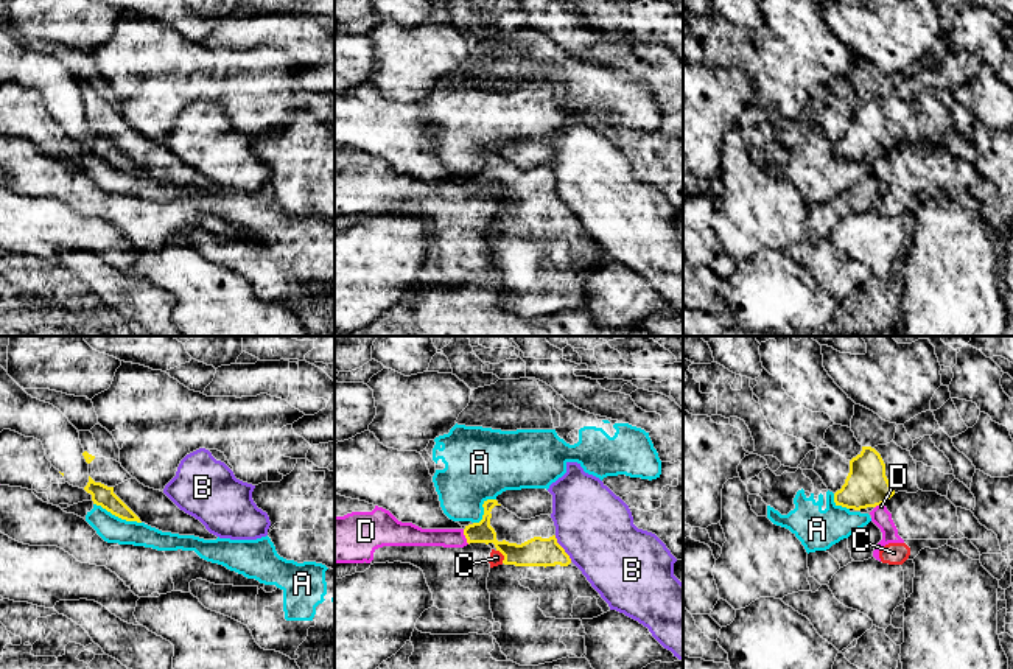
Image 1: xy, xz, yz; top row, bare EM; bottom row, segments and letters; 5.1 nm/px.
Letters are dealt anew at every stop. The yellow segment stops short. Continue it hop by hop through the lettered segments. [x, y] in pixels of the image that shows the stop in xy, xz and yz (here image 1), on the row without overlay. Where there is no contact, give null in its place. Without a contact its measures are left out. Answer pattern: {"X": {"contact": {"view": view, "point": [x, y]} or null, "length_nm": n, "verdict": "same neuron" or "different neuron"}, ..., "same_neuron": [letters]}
{"A": {"contact": {"view": "xy", "point": [117, 167]}, "length_nm": 260, "verdict": "different neuron"}, "B": {"contact": {"view": "xz", "point": [562, 199]}, "length_nm": 160, "verdict": "different neuron"}, "C": {"contact": {"view": "xz", "point": [503, 206]}, "length_nm": 80, "verdict": "different neuron"}, "D": {"contact": {"view": "xz", "point": [466, 189]}, "length_nm": 90, "verdict": "different neuron"}, "same_neuron": []}

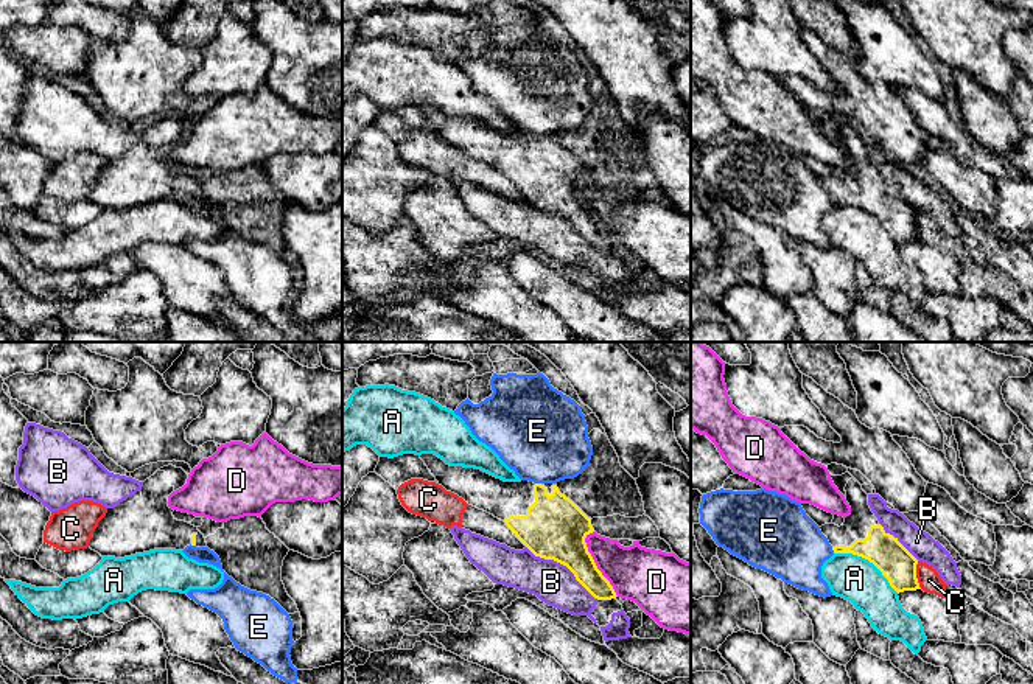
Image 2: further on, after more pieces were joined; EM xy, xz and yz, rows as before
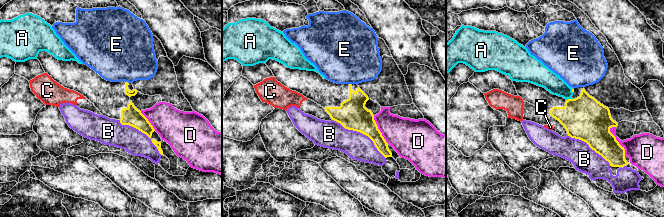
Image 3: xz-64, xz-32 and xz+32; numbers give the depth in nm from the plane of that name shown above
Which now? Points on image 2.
{"A": {"contact": {"view": "yz", "point": [868, 212]}, "length_nm": 400, "verdict": "different neuron"}, "B": {"contact": {"view": "xz", "point": [563, 216]}, "length_nm": 460, "verdict": "different neuron"}, "C": {"contact": {"view": "yz", "point": [915, 227]}, "length_nm": 150, "verdict": "different neuron"}, "D": {"contact": {"view": "xz", "point": [595, 215]}, "length_nm": 360, "verdict": "different neuron"}, "E": {"contact": {"view": "xz", "point": [539, 136]}, "length_nm": 30, "verdict": "different neuron"}, "same_neuron": []}

